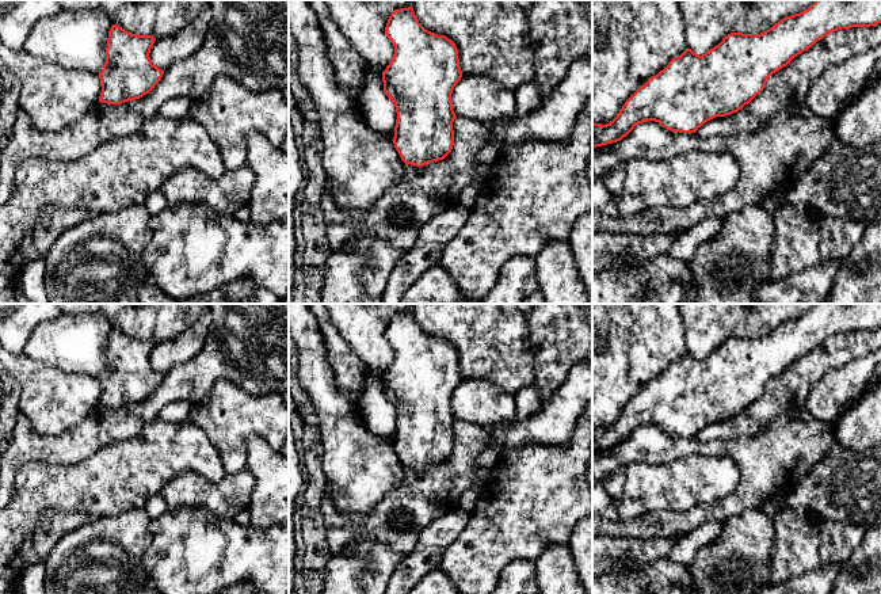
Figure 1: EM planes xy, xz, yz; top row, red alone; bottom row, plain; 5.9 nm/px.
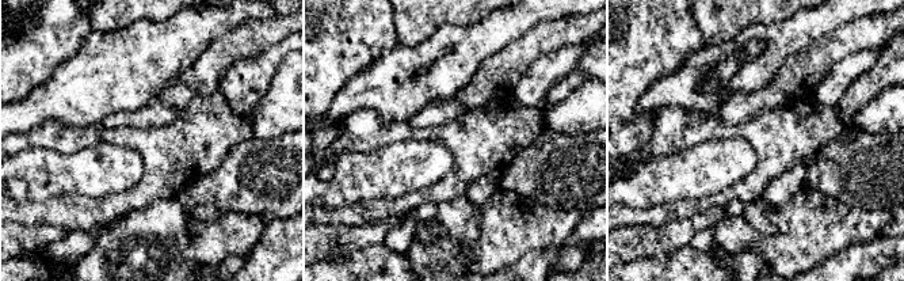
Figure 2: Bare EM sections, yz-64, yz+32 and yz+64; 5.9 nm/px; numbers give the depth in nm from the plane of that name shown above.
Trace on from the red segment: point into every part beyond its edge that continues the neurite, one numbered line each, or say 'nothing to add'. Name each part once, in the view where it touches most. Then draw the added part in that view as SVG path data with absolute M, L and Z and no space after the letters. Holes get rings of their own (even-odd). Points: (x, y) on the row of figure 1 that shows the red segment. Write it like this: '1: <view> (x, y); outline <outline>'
nothing to add

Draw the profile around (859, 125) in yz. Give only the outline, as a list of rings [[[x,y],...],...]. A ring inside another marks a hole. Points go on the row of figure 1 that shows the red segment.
[[[870,76],[863,94],[834,122],[838,138],[853,146],[881,142],[881,79]]]

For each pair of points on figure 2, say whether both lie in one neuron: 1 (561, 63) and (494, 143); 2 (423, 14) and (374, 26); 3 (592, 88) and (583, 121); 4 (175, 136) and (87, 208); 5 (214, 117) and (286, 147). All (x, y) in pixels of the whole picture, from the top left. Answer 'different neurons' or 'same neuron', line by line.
1: different neurons
2: different neurons
3: same neuron
4: same neuron
5: different neurons

